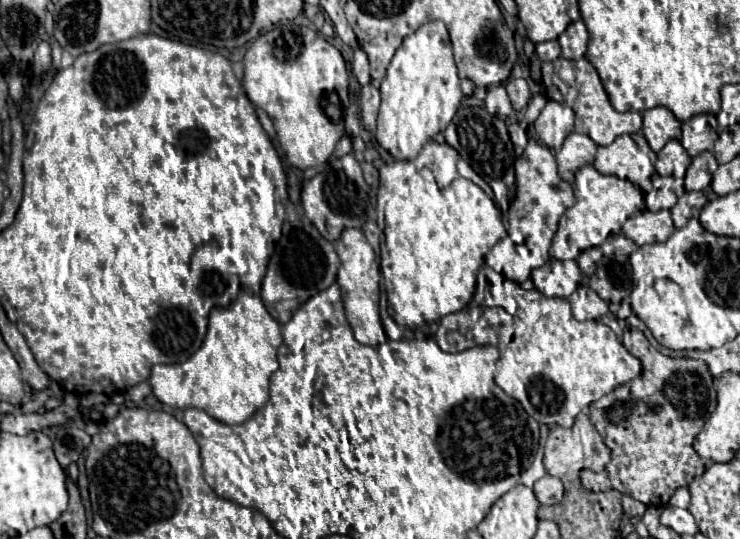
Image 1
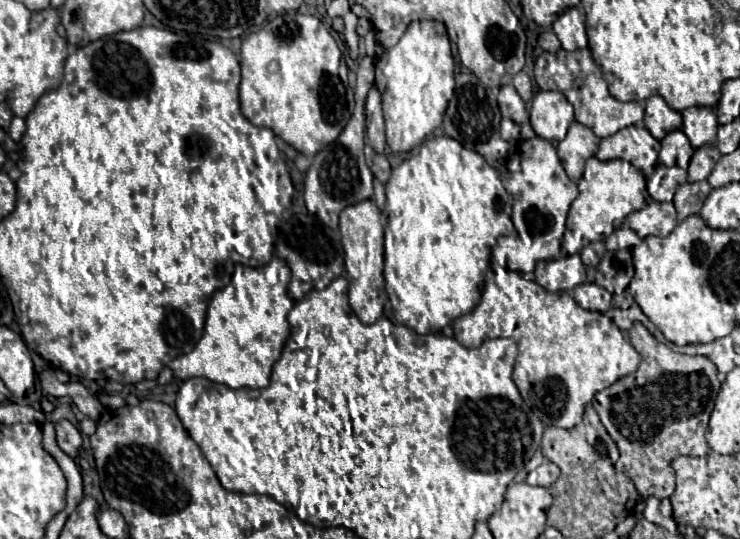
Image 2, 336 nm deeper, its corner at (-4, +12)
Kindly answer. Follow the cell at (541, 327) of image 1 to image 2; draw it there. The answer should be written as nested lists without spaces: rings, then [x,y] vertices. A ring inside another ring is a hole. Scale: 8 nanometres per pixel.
[[[496,262],[490,264],[490,268],[484,274],[484,292],[480,304],[472,312],[456,318],[452,322],[452,328],[454,338],[466,348],[476,348],[488,338],[507,337],[516,342],[518,358],[512,374],[514,384],[518,386],[530,410],[546,426],[574,428],[576,424],[580,424],[584,408],[596,392],[608,388],[618,378],[636,372],[640,364],[640,354],[632,348],[630,342],[624,340],[620,328],[606,314],[584,310],[576,304],[576,300],[570,294],[548,292],[540,284],[524,280],[521,273],[502,268]]]

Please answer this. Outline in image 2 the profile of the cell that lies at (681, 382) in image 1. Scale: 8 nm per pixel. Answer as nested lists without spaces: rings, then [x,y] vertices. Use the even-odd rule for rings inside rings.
[[[634,322],[628,332],[630,344],[642,354],[642,362],[632,376],[620,378],[592,398],[604,428],[616,442],[620,458],[616,470],[626,474],[642,498],[670,498],[676,476],[670,462],[678,456],[706,456],[704,438],[714,400],[720,390],[716,366],[706,356],[686,356],[658,342],[642,322]]]

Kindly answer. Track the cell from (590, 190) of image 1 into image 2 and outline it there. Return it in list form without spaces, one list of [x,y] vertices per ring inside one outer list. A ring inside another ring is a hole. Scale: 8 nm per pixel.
[[[594,156],[586,160],[584,174],[578,182],[578,198],[572,202],[566,222],[566,232],[562,238],[562,253],[565,255],[578,254],[584,246],[596,240],[606,240],[616,228],[622,226],[624,218],[644,208],[646,204],[646,178],[638,168],[624,160],[596,160]]]

